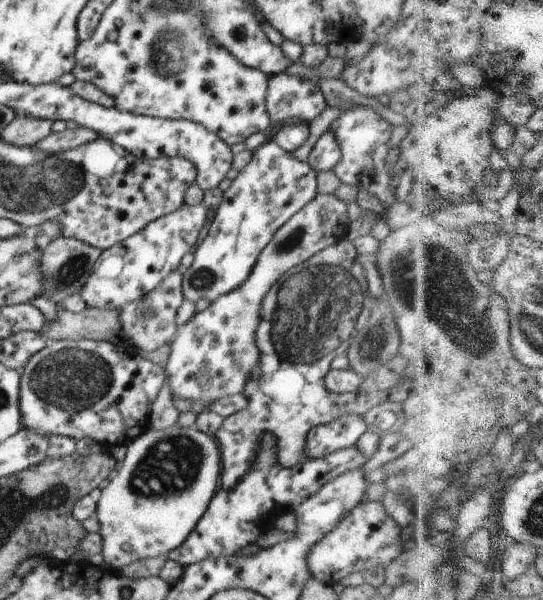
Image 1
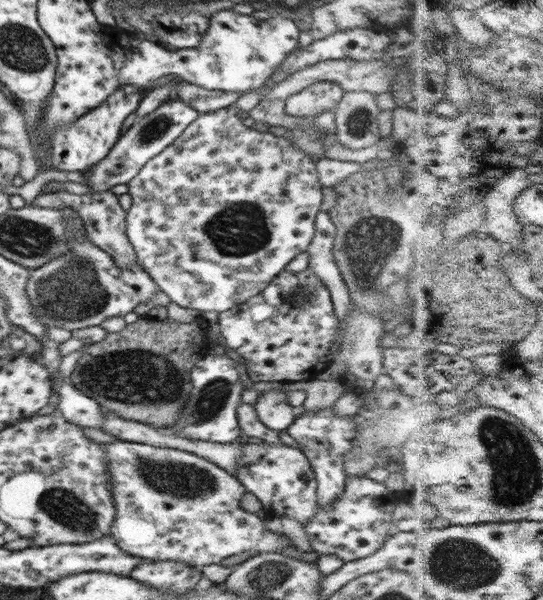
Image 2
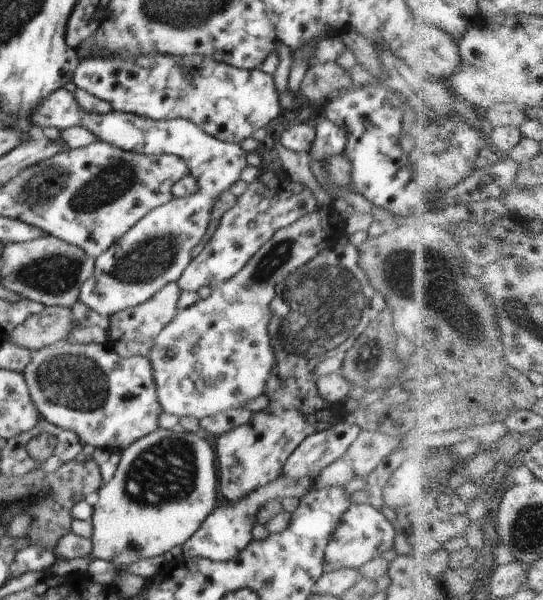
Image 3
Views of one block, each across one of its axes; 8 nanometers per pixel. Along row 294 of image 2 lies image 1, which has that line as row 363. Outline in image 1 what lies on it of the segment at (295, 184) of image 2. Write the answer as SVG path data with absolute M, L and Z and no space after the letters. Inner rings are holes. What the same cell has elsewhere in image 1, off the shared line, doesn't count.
M316 193L290 220L287 220L272 237L272 240L259 254L258 260L250 276L236 289L224 296L219 296L208 308L198 310L184 325L180 326L173 336L170 356L165 372L170 376L172 398L190 398L216 403L221 398L242 393L246 377L250 369L258 362L259 350L255 343L255 332L260 320L261 302L268 289L287 271L294 266L305 263L311 256L323 248L333 245L345 234L349 223L347 204L334 193Z

